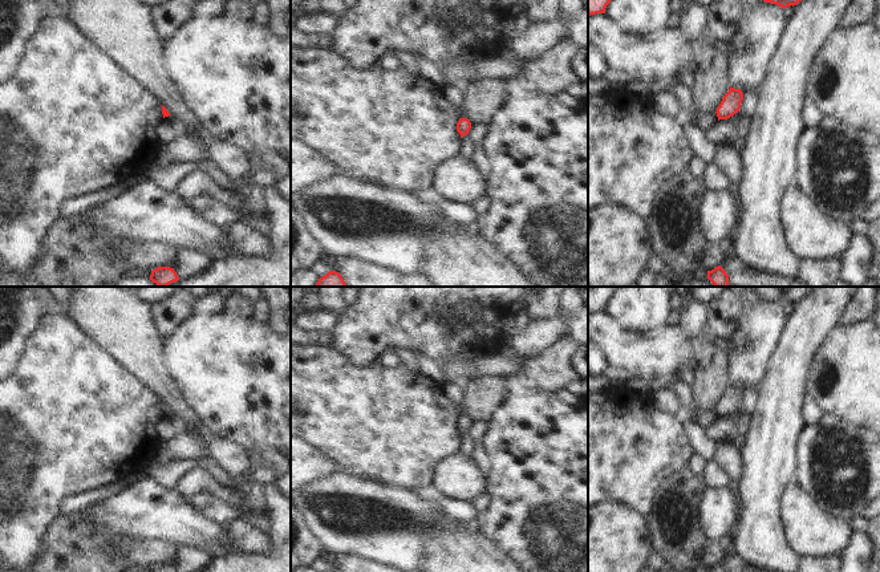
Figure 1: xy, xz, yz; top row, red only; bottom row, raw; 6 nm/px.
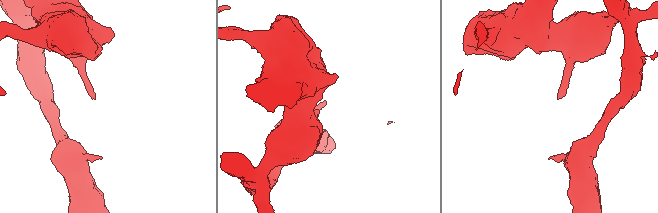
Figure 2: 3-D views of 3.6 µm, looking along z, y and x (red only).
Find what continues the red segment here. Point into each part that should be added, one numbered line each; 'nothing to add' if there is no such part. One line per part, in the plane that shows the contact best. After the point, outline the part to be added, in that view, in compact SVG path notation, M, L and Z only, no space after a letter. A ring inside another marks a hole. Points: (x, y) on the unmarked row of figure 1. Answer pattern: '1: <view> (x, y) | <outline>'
nothing to add

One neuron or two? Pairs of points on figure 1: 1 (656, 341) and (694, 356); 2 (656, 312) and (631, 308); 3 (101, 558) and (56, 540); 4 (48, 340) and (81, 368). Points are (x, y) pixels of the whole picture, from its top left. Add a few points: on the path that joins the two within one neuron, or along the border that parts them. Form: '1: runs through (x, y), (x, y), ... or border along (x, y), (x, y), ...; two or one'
1: runs through (665, 349), (685, 351); one
2: runs through (649, 308), (637, 308); one
3: runs through (90, 558), (74, 554), (67, 546); one
4: runs through (56, 347), (73, 364); one

